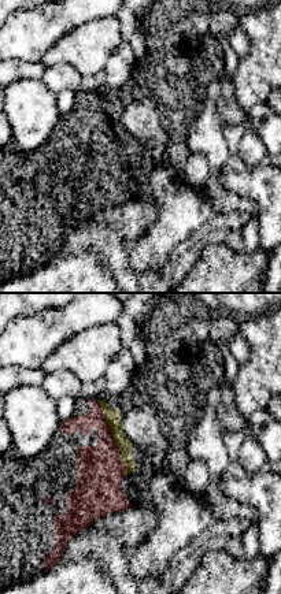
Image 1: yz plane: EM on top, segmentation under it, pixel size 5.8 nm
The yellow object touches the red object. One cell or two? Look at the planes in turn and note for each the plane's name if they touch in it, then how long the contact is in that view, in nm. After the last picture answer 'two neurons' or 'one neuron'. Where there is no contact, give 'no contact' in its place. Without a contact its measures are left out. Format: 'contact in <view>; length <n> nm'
contact in yz; length 480 nm

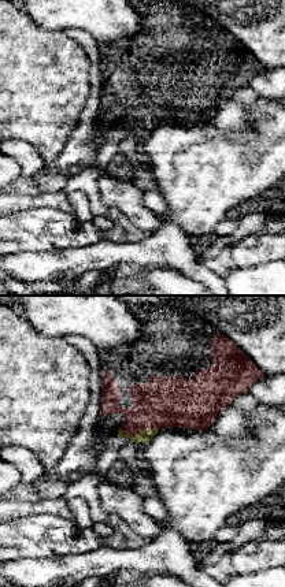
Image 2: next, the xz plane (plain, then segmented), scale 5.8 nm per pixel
contact in xz; length 240 nm

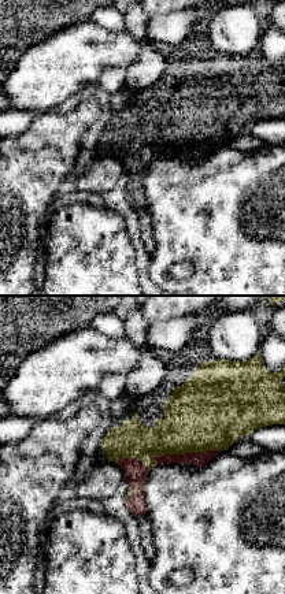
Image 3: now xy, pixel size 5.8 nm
contact in xy; length 400 nm

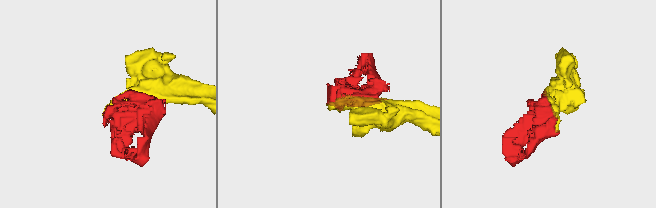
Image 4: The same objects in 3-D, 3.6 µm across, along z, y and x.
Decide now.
one neuron

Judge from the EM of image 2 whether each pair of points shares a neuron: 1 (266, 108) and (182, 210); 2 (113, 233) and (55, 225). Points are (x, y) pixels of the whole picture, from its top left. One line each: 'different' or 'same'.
1: same
2: same

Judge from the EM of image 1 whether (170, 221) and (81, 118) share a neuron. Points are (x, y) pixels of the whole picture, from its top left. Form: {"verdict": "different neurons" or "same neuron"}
{"verdict": "different neurons"}

